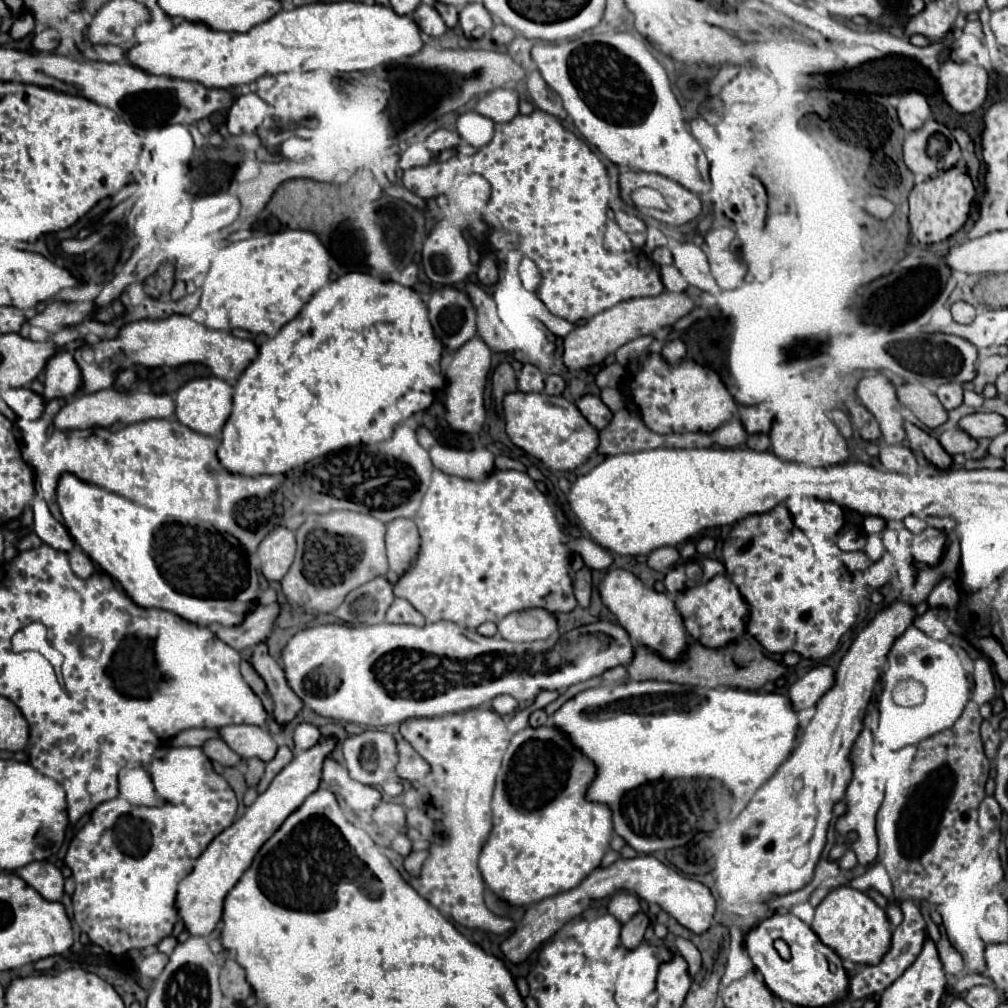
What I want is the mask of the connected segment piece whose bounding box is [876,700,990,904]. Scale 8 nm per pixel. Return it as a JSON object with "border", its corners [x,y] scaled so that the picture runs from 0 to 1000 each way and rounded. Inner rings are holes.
{"border":[[[962,694],[944,722],[915,734],[903,764],[907,780],[895,790],[897,800],[891,798],[891,815],[881,821],[871,821],[873,813],[869,817],[871,831],[875,831],[871,853],[883,867],[889,893],[921,893],[925,897],[935,897],[940,891],[935,873],[938,861],[944,859],[944,843],[970,833],[970,798],[978,790],[976,778],[982,764],[972,734],[972,718],[974,710],[970,698]]]}

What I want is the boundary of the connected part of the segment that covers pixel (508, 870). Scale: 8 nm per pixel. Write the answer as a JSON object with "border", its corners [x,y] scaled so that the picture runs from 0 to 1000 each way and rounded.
{"border":[[[524,720],[508,730],[498,752],[488,792],[490,821],[476,847],[476,865],[484,881],[506,897],[520,899],[567,883],[595,859],[601,843],[605,841],[609,825],[605,800],[581,794],[581,784],[591,770],[591,760],[579,750],[577,744],[573,744],[571,754],[571,744],[573,742],[567,734],[552,720]]]}

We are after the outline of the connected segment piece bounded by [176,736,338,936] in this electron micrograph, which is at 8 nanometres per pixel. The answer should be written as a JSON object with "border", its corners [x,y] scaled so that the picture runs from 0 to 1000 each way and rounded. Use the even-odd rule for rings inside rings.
{"border":[[[333,730],[319,732],[312,742],[298,746],[266,780],[262,788],[254,792],[254,796],[244,804],[240,812],[236,812],[228,821],[224,821],[220,827],[216,827],[204,845],[194,853],[190,865],[187,865],[181,875],[177,877],[175,887],[175,901],[177,909],[185,915],[185,923],[192,929],[206,929],[214,917],[220,911],[222,891],[226,883],[238,873],[238,869],[248,861],[252,849],[256,847],[256,841],[280,819],[280,813],[292,806],[292,802],[298,802],[300,794],[315,784],[317,772],[319,772],[319,758],[323,750],[331,746],[335,738]],[[214,915],[214,917],[212,917]]]}

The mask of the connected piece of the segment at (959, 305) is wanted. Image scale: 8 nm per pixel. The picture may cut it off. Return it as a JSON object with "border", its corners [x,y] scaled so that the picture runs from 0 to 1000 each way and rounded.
{"border":[[[948,300],[948,302],[944,304],[944,310],[946,310],[946,315],[948,315],[950,319],[958,321],[958,319],[964,317],[964,312],[966,312],[968,308],[966,308],[962,302],[958,302],[958,300]]]}

